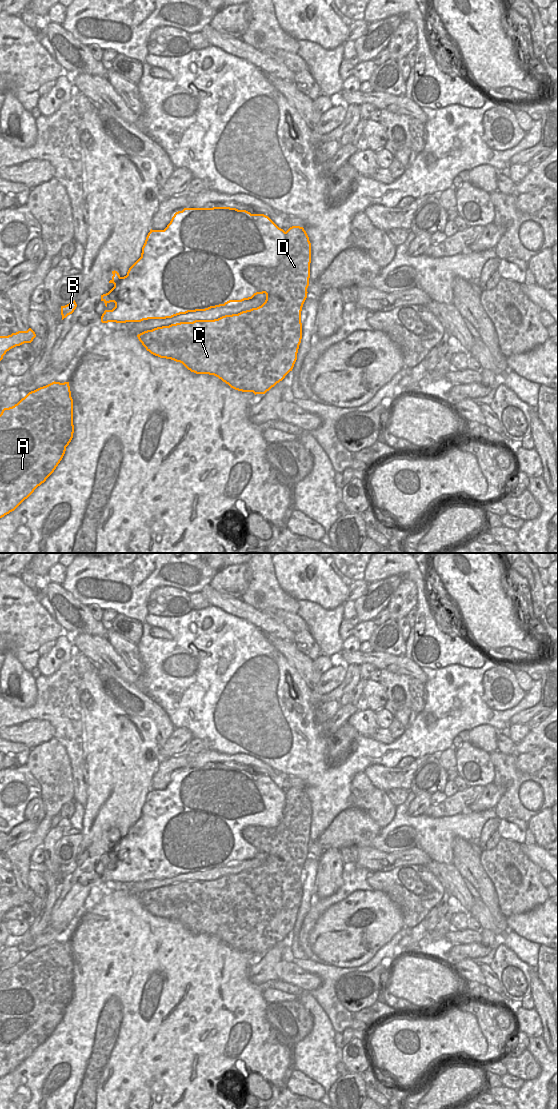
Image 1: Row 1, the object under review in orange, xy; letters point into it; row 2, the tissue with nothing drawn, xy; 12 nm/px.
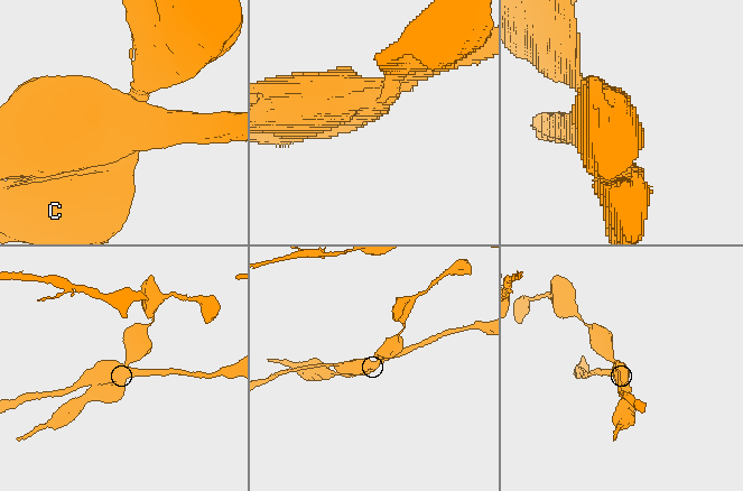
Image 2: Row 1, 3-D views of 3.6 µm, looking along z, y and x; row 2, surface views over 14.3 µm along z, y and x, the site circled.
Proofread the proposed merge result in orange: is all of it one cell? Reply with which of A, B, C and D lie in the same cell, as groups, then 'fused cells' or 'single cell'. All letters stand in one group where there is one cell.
A C D / B; fused cells

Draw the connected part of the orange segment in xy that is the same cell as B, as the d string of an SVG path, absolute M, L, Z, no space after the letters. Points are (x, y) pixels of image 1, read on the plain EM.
M75 860L65 866L61 866L62 880L66 878L68 875L72 874L76 869L76 867L77 867L77 864Z

